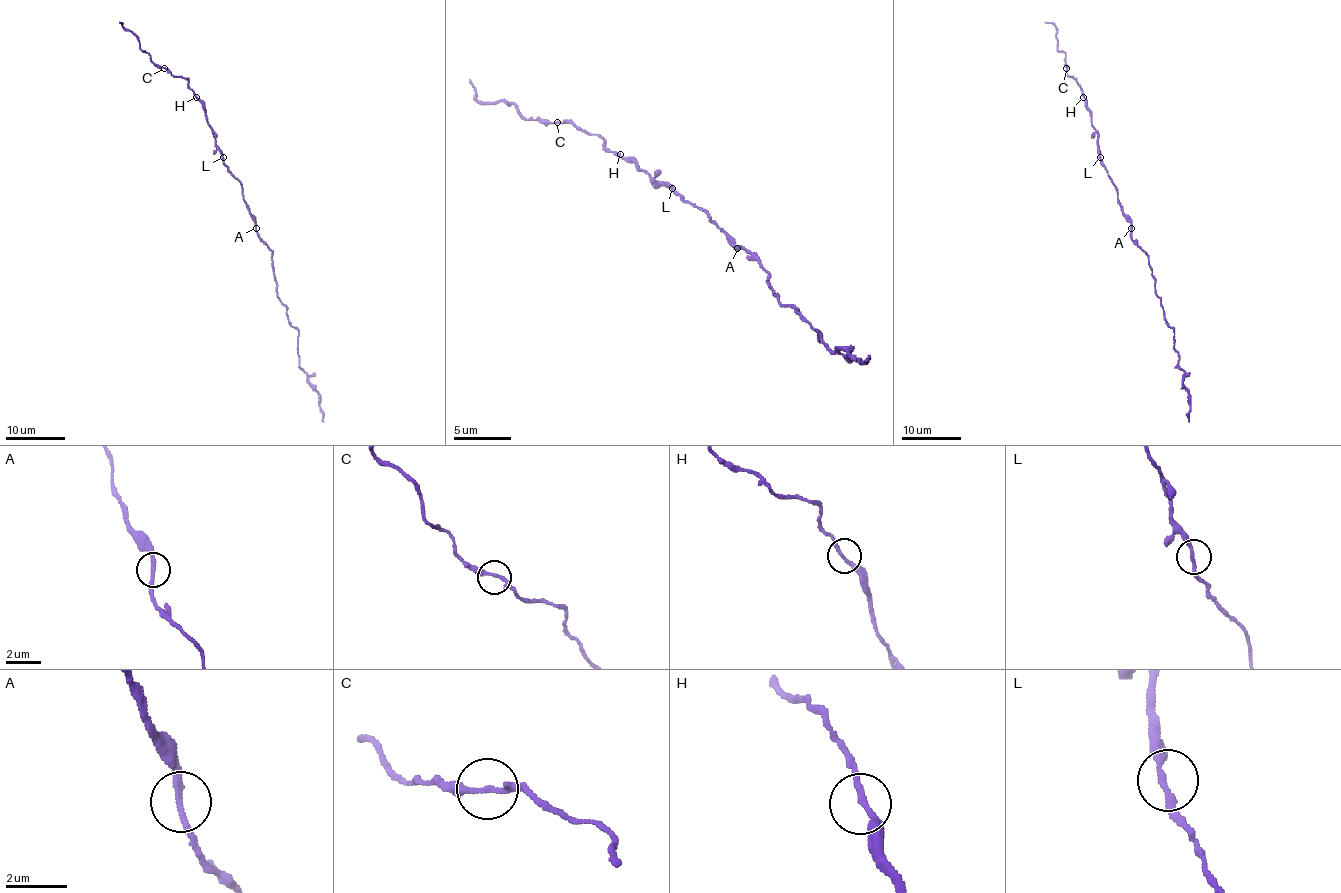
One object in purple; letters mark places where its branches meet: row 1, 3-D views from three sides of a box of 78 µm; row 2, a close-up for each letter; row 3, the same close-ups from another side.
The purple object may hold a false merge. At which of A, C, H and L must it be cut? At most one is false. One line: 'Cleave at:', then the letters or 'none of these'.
Cleave at: none of these

